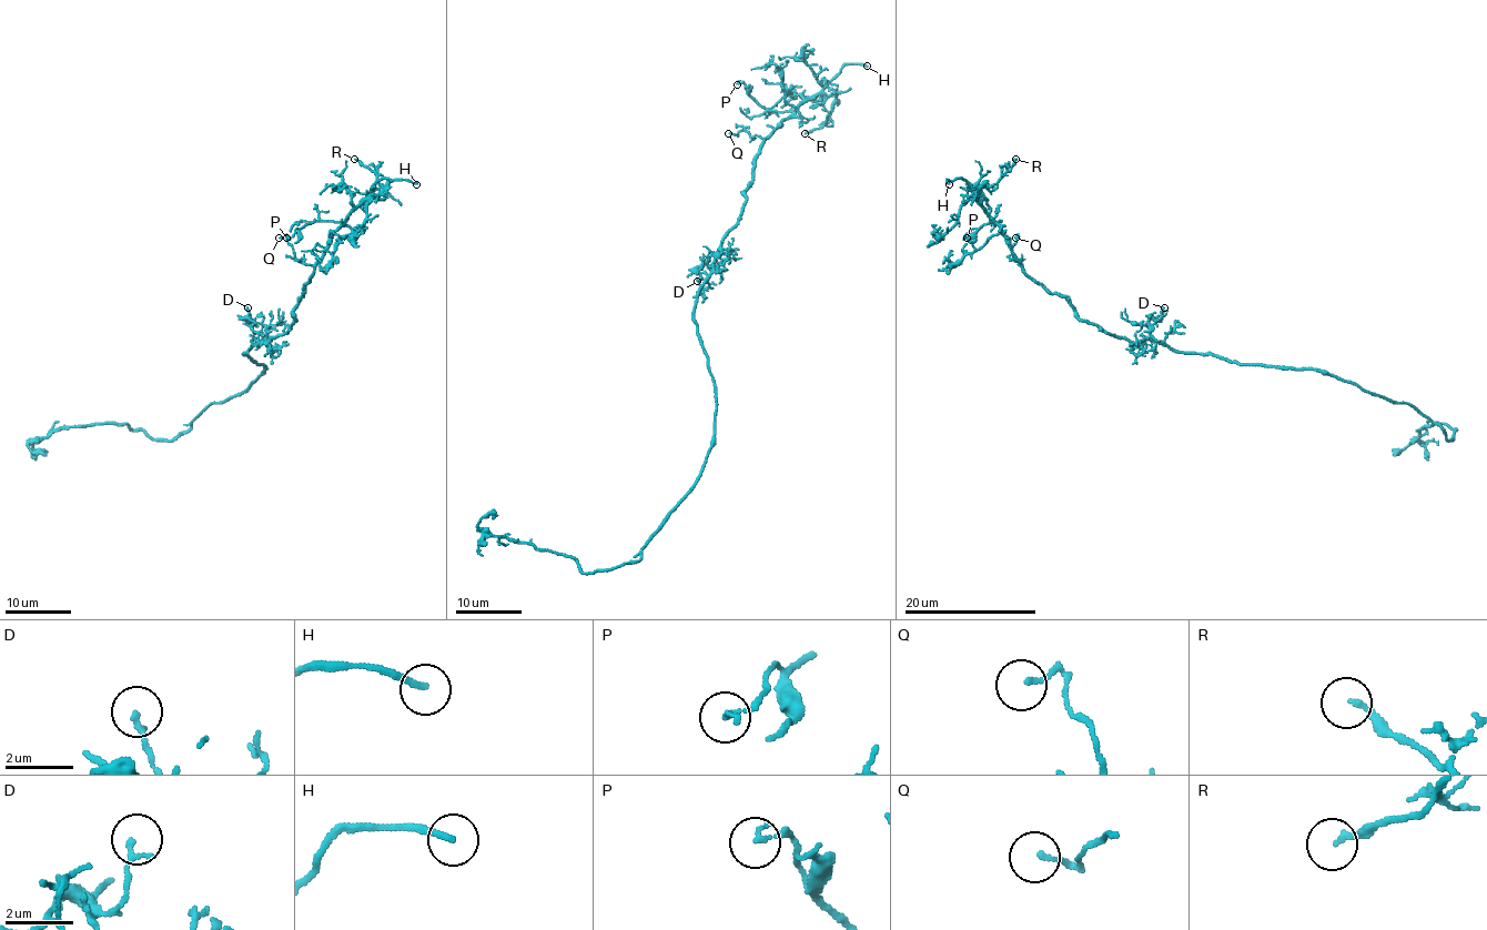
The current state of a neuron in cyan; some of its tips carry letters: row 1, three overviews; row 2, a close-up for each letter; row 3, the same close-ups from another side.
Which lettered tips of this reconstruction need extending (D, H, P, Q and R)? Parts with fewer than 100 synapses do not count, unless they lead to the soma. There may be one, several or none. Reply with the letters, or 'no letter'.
H

